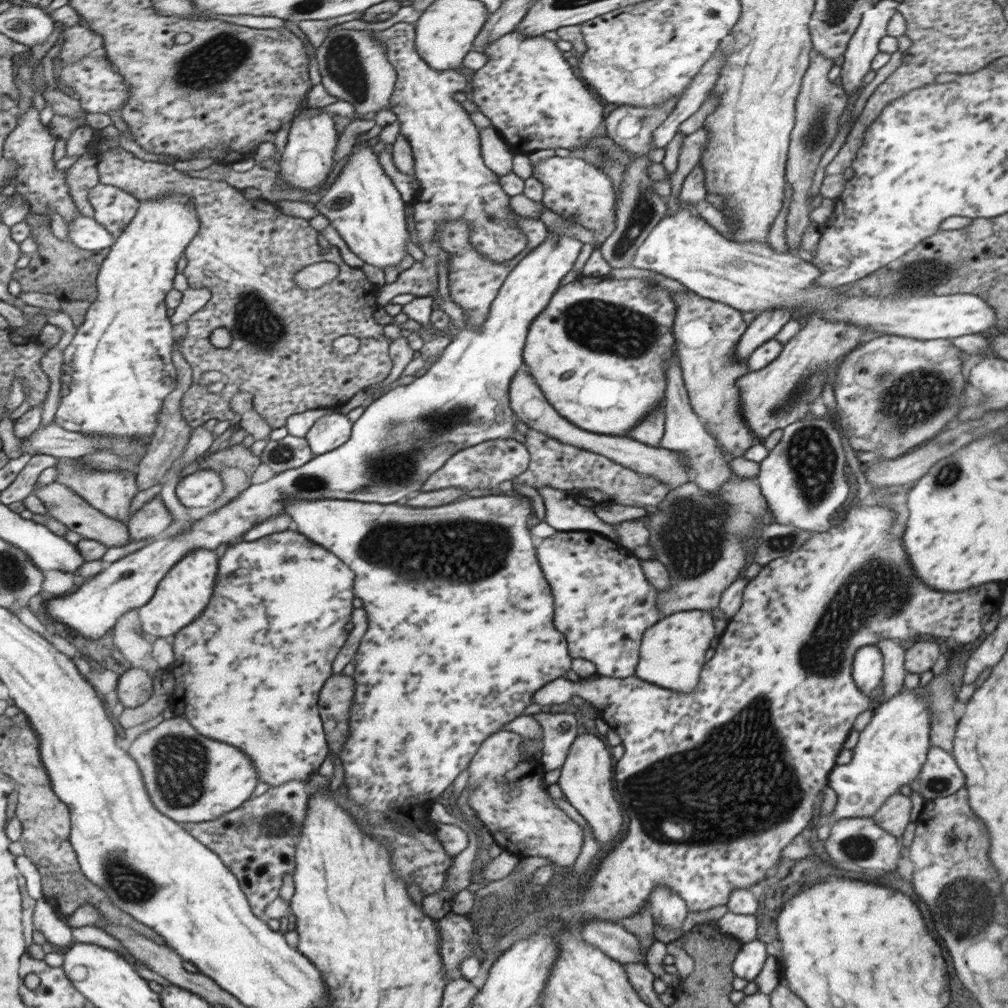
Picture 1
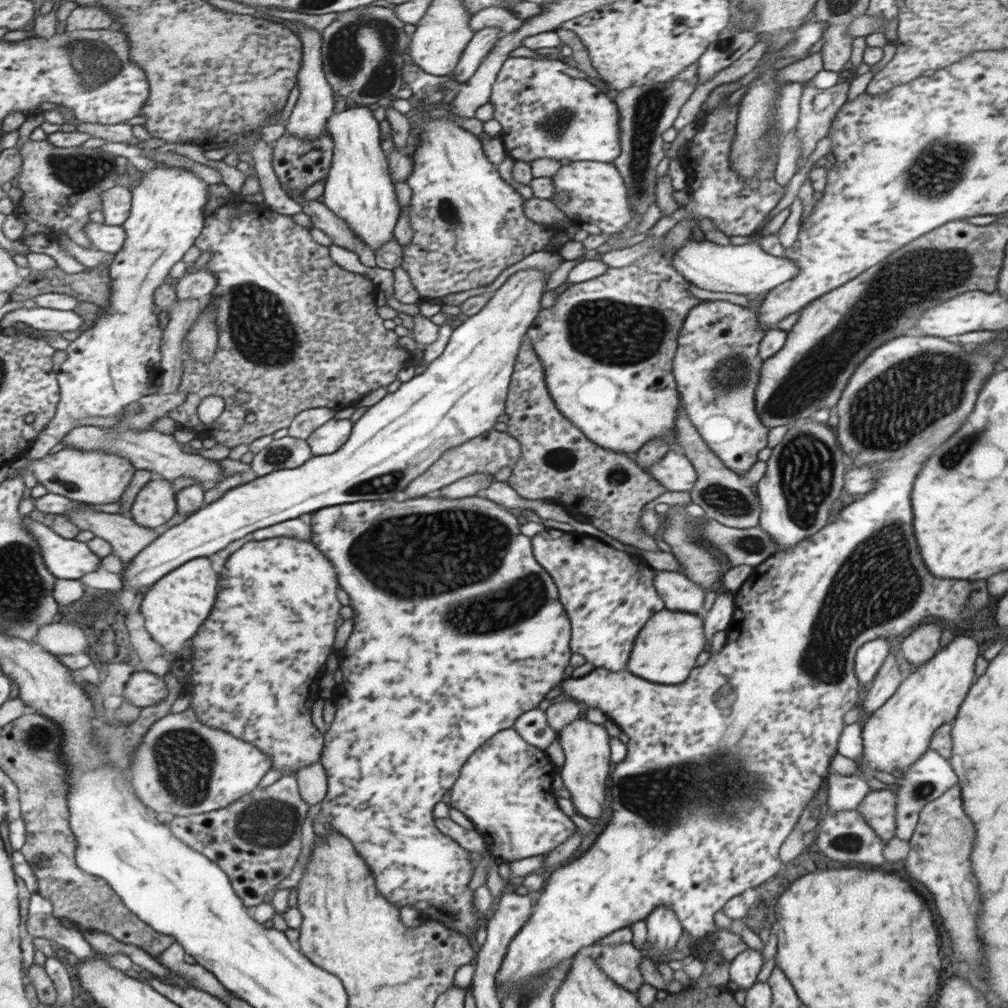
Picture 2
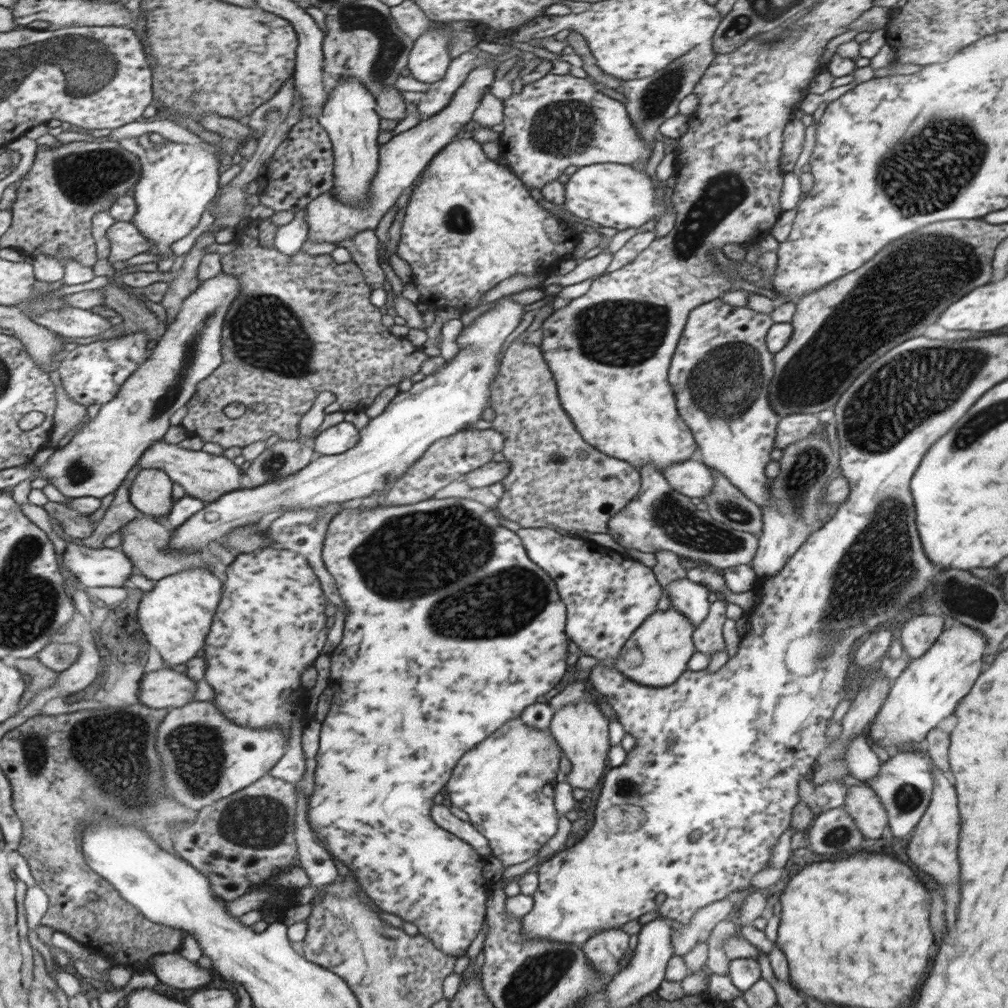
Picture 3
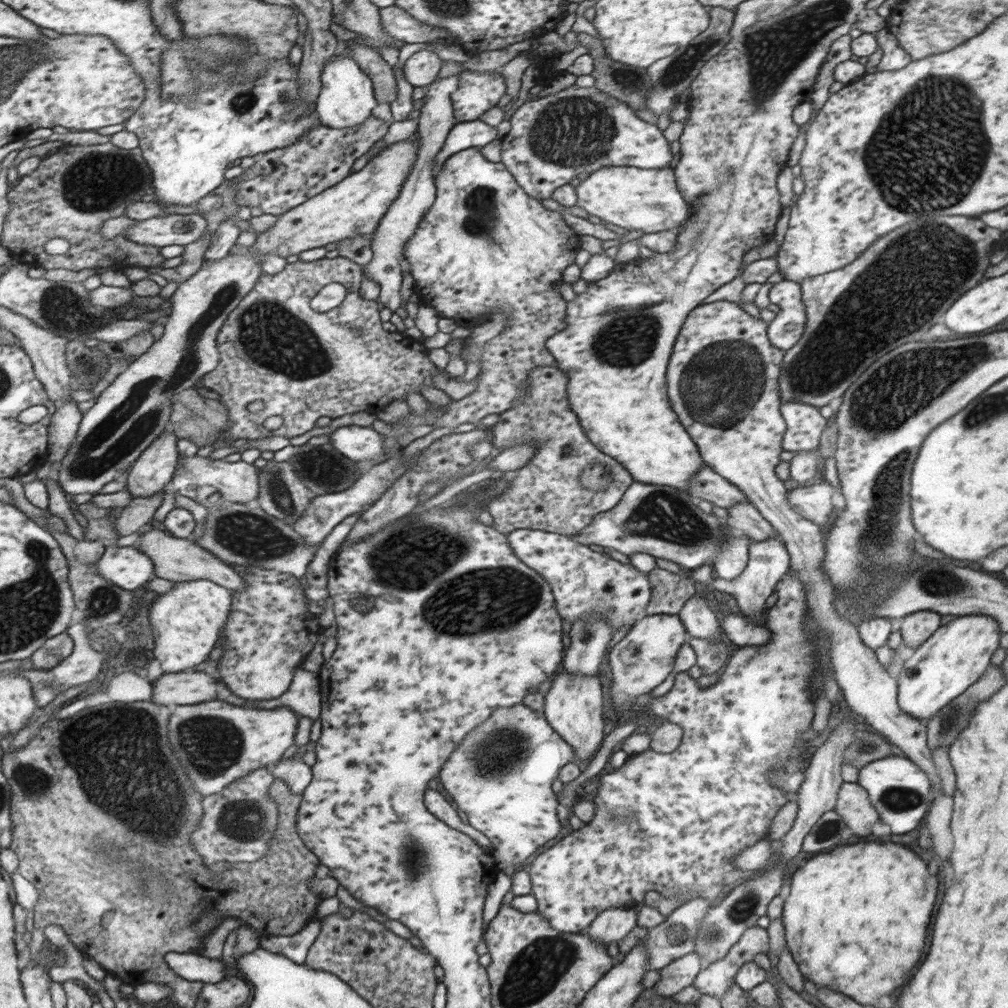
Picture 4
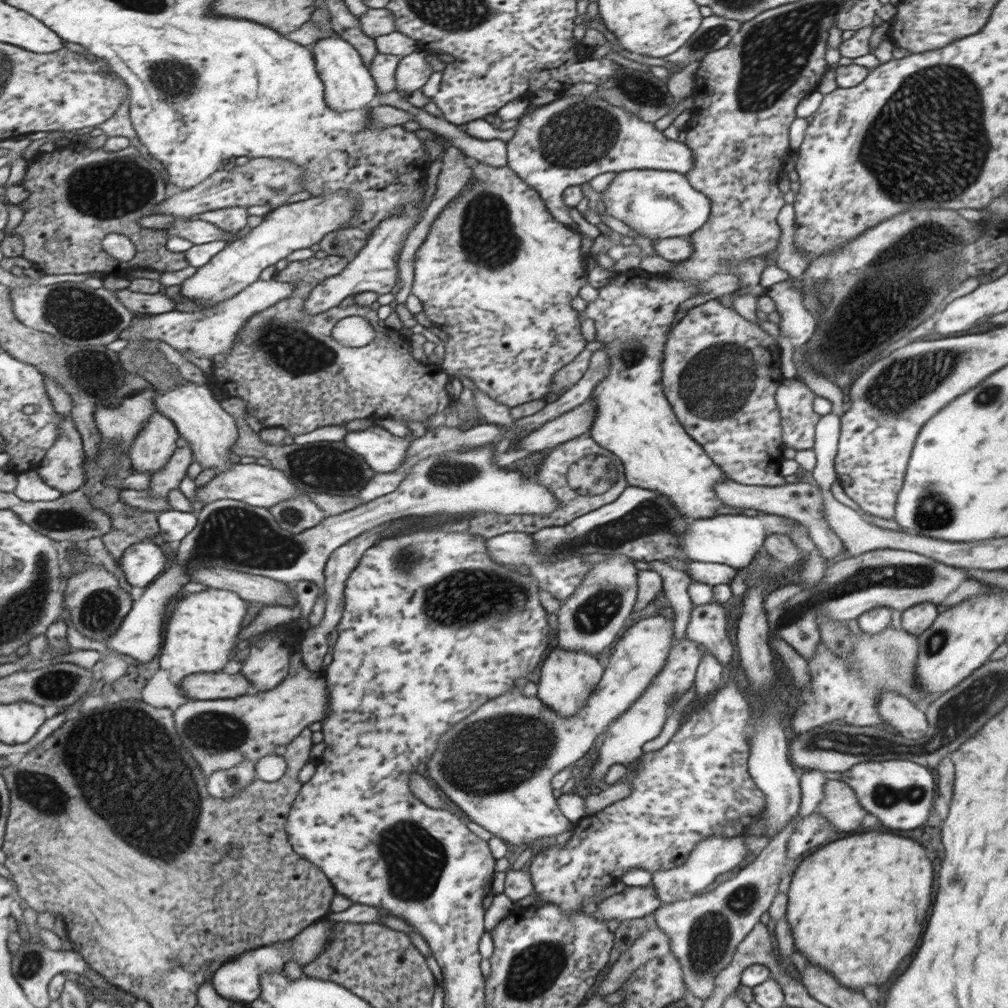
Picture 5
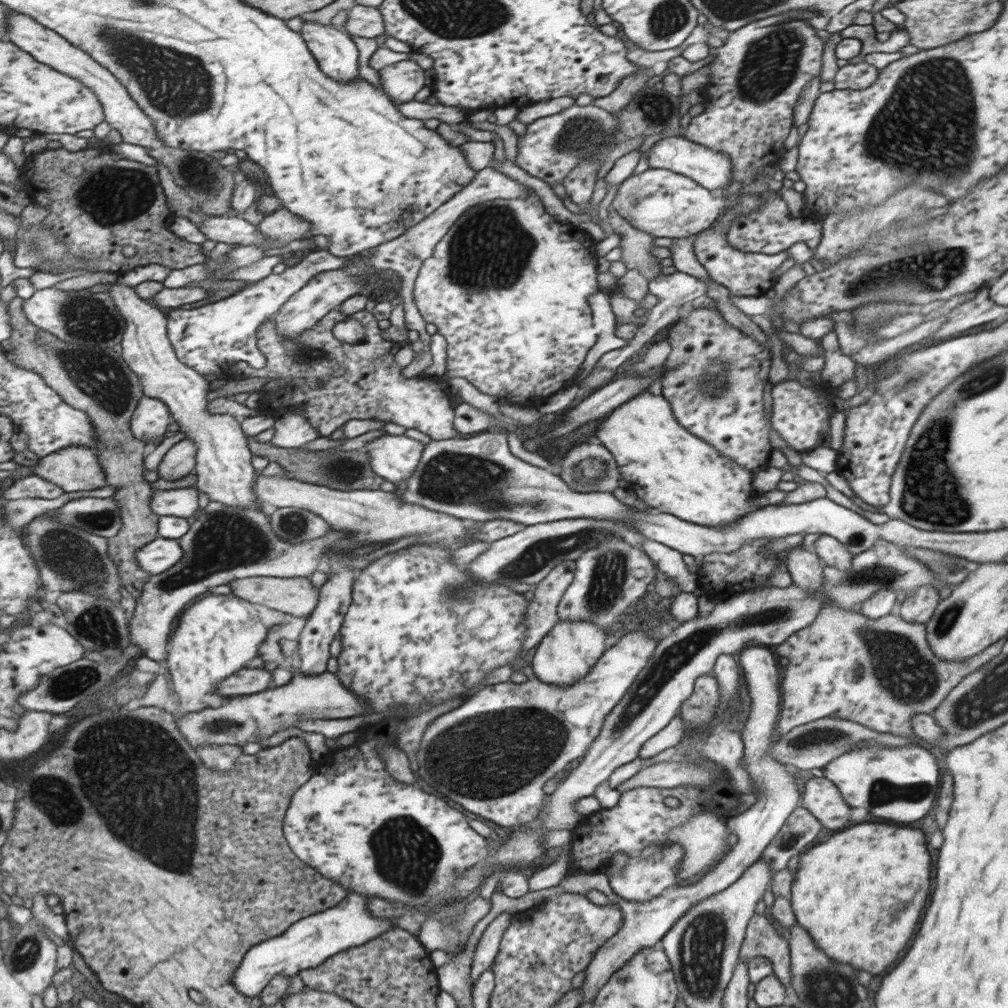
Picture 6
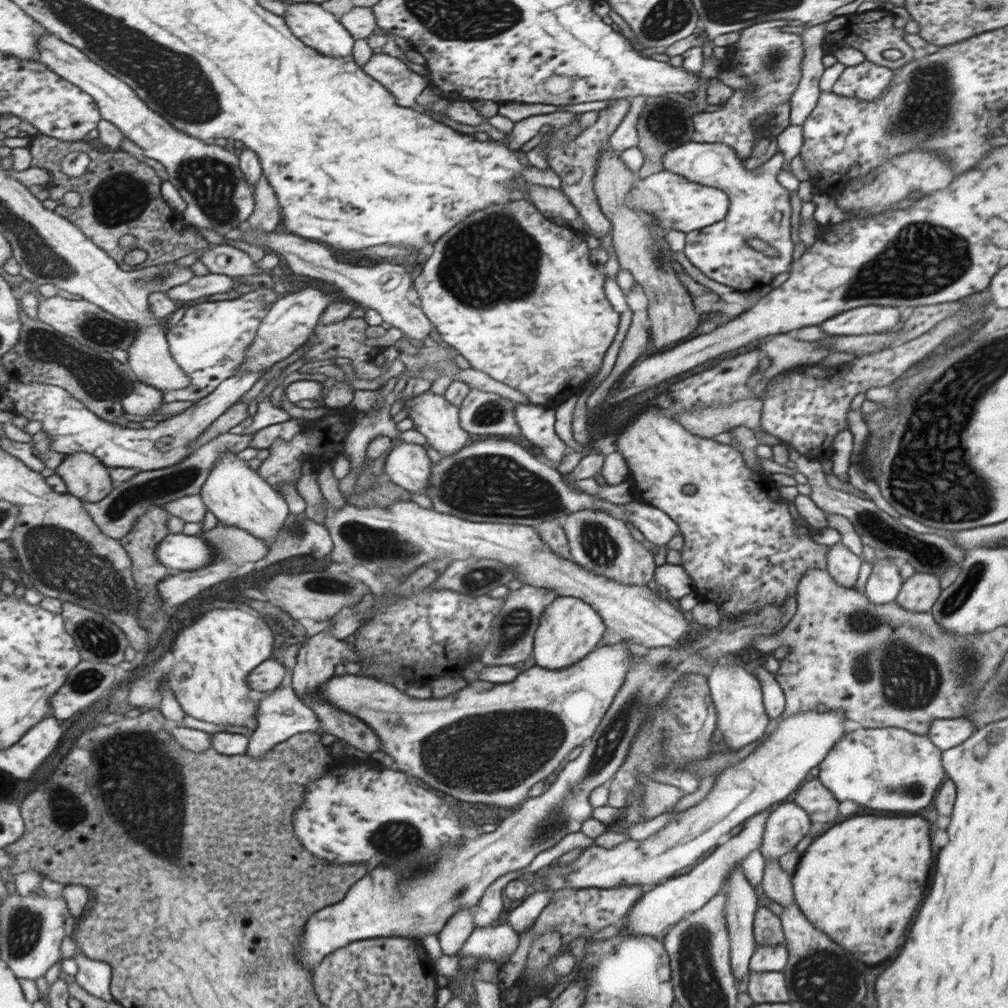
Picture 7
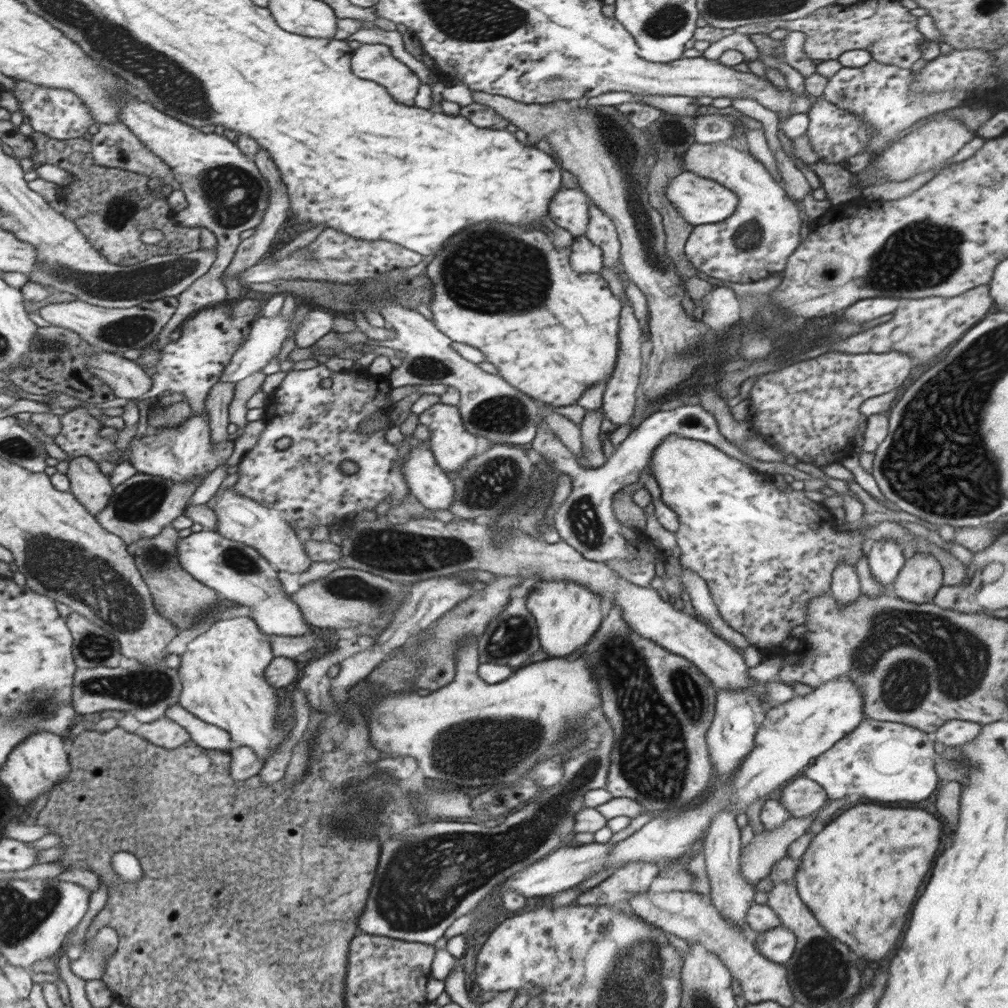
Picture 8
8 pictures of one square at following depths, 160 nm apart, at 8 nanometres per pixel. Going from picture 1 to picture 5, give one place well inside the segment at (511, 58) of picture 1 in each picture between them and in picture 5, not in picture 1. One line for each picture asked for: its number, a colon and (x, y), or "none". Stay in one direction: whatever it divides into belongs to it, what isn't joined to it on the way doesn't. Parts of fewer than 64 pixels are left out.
2: (545, 114)
3: (554, 122)
4: (579, 129)
5: (575, 139)

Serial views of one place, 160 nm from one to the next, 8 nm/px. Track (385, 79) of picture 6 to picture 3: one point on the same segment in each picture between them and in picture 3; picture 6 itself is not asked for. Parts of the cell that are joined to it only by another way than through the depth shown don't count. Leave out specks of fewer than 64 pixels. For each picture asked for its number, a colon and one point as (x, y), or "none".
3: (429, 58)
4: (421, 69)
5: (412, 72)

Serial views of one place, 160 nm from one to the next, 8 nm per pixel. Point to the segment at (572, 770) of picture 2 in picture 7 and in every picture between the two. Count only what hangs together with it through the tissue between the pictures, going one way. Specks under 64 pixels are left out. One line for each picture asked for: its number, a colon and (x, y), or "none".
3: (581, 730)
4: (573, 706)
5: (568, 677)
6: (566, 654)
7: (570, 629)

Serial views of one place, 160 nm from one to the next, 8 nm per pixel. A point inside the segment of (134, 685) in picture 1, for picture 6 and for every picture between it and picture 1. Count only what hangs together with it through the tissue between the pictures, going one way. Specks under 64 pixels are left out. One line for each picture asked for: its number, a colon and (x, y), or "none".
2: (144, 689)
3: (164, 688)
4: (181, 688)
5: (214, 686)
6: (248, 681)

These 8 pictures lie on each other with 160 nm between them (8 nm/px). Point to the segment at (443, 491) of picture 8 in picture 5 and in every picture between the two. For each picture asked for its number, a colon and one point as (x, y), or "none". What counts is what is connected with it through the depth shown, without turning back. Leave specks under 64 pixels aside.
5: (383, 452)
6: (394, 457)
7: (408, 465)

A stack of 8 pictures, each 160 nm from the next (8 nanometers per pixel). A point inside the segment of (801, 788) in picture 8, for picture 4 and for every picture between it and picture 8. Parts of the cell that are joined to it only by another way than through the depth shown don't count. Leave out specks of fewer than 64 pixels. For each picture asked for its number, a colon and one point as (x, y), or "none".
4: (853, 805)
5: (839, 806)
6: (821, 797)
7: (813, 797)

